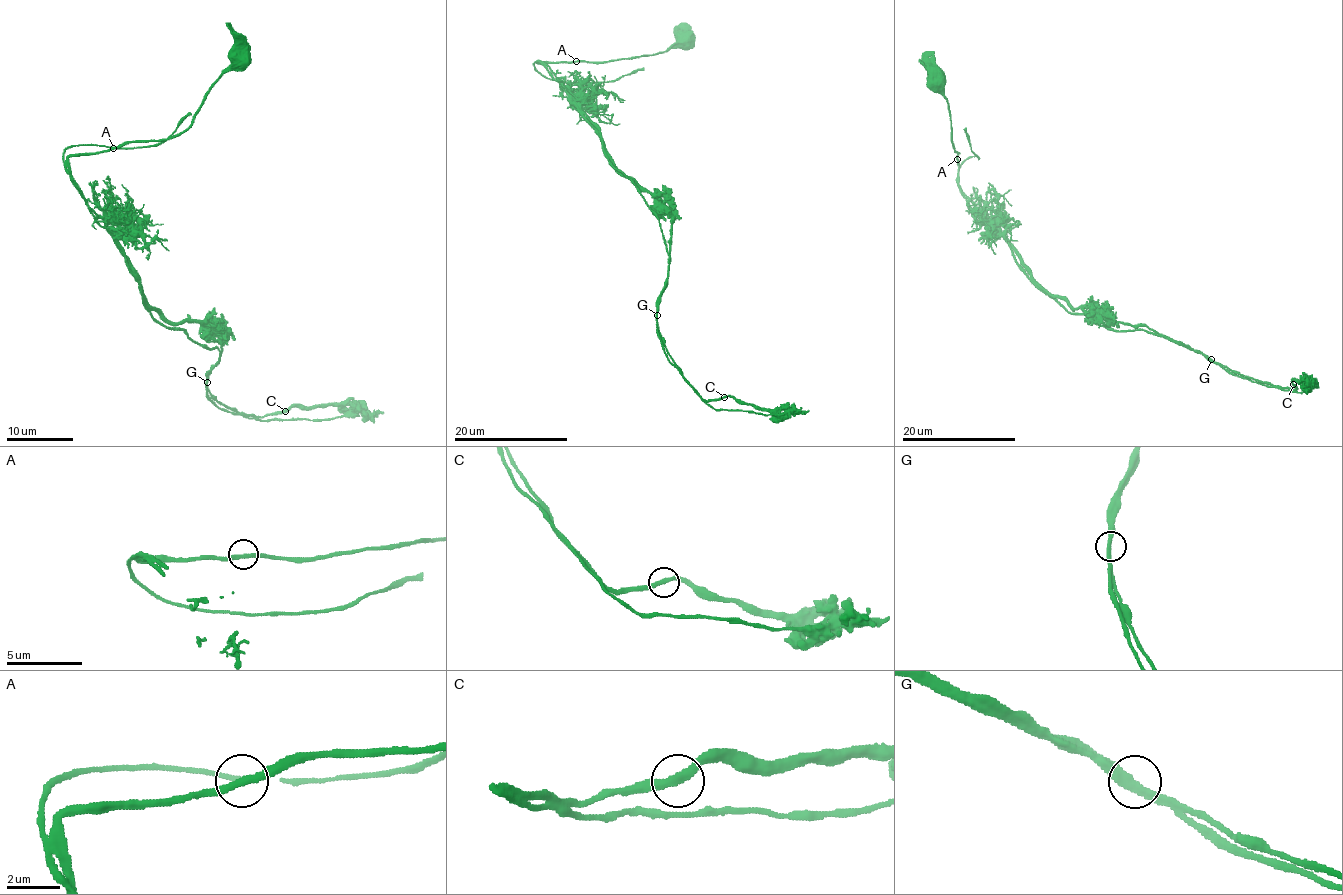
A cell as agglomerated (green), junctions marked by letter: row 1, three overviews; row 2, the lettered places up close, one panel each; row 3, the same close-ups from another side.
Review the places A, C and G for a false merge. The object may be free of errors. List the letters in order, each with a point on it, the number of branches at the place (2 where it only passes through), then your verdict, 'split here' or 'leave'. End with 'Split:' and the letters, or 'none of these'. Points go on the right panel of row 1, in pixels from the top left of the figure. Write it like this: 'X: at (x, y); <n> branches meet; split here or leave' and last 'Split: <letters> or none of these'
A: at (957, 159); 2 branches meet; leave
C: at (1293, 384); 2 branches meet; leave
G: at (1211, 359); 2 branches meet; split here
Split: G

